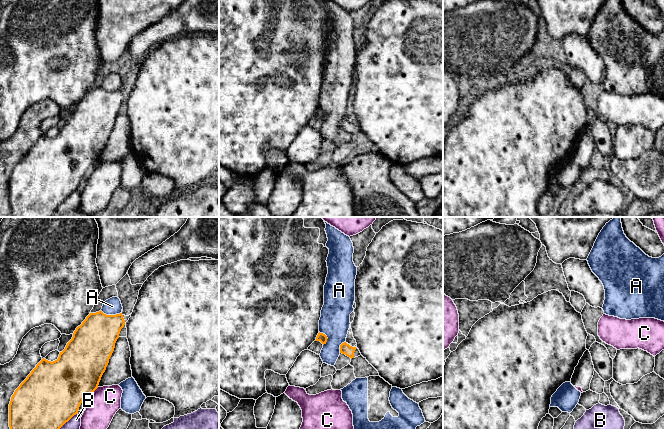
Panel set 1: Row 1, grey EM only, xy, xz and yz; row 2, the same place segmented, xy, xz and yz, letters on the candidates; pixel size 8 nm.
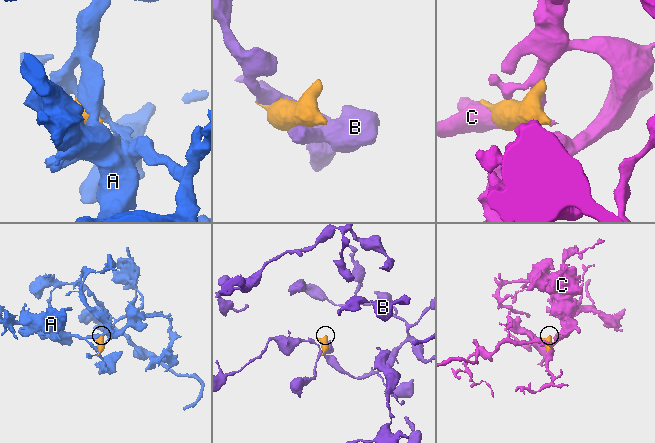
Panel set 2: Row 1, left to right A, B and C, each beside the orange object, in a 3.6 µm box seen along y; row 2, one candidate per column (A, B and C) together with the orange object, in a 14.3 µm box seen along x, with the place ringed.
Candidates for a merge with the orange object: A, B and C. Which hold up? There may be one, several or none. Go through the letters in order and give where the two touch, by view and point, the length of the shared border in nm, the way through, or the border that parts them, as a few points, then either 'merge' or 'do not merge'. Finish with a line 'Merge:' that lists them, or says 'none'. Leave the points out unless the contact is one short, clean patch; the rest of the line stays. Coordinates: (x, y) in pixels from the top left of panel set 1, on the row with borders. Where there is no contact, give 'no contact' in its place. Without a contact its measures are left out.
A: contact xy (111, 315); length 160 nm; do not merge
B: contact xy (68, 420); length 200 nm; do not merge
C: contact xy (94, 390); length 80 nm; do not merge
Merge: none

